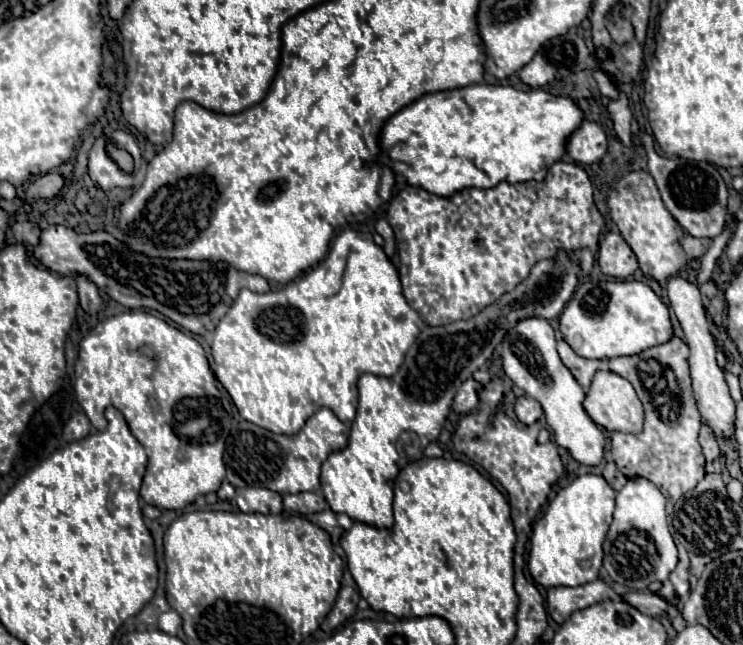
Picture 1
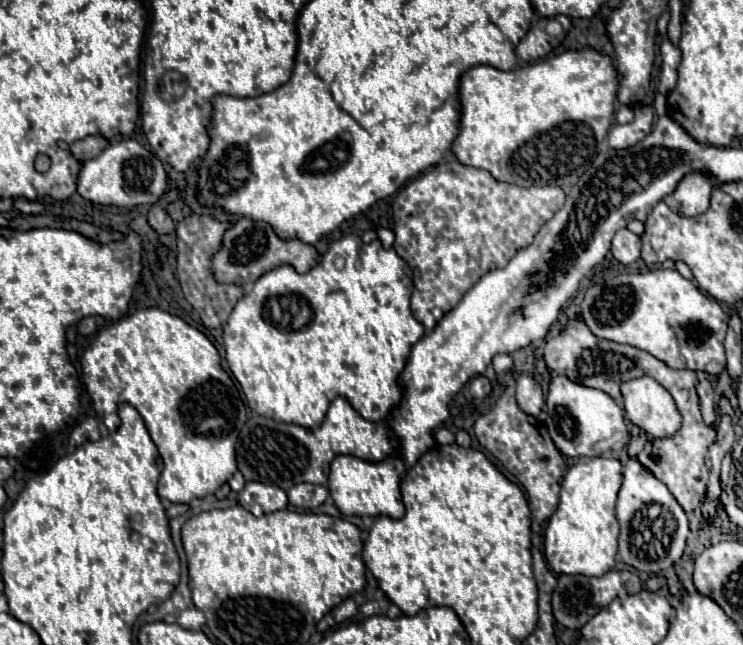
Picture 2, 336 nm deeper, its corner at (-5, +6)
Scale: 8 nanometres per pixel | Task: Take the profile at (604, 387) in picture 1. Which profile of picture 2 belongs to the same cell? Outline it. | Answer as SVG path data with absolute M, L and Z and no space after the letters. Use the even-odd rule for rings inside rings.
M641 376L621 384L625 420L653 438L667 438L681 426L681 416L671 394L653 378Z

